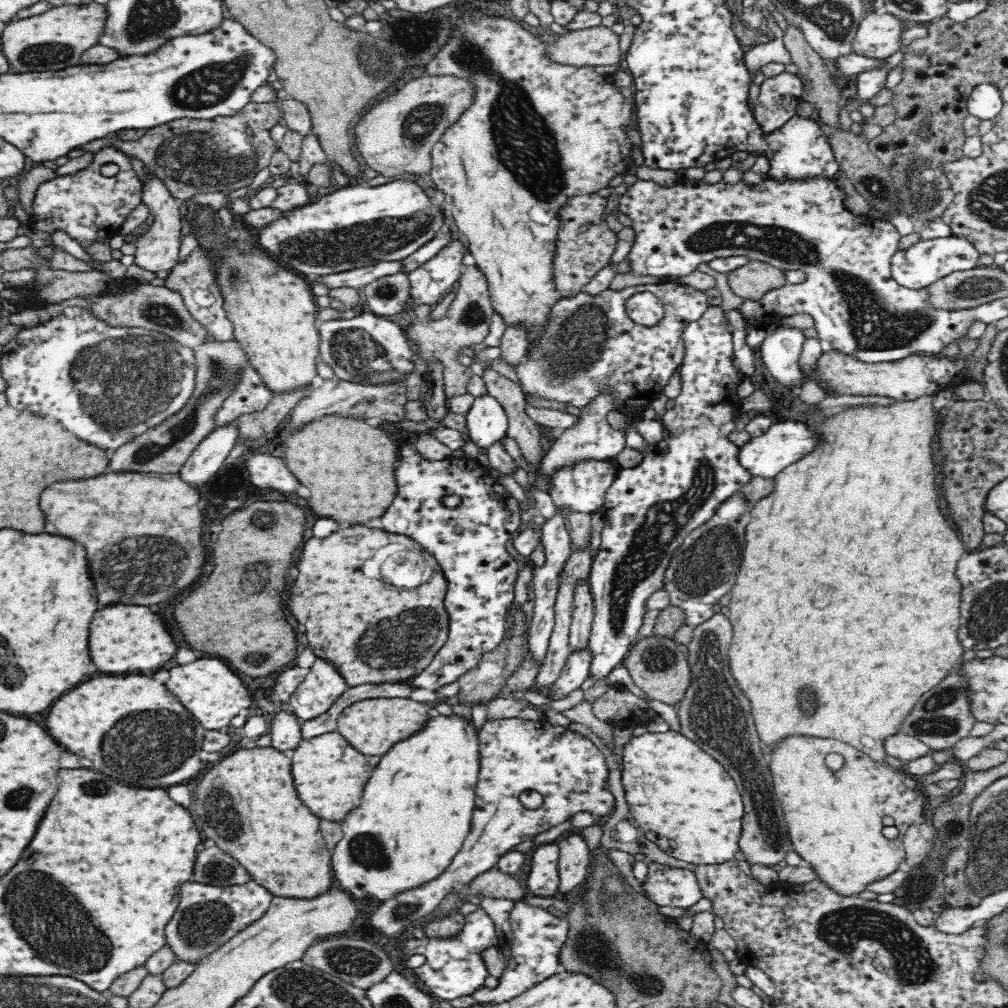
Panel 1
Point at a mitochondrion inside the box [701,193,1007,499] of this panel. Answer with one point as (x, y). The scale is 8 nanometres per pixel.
(973, 288)

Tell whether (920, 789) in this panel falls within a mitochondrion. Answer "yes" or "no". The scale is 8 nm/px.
no

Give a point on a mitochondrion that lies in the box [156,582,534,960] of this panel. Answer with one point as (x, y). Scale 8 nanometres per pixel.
(402, 640)

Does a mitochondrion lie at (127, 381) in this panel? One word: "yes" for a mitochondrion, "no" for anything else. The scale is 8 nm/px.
yes

